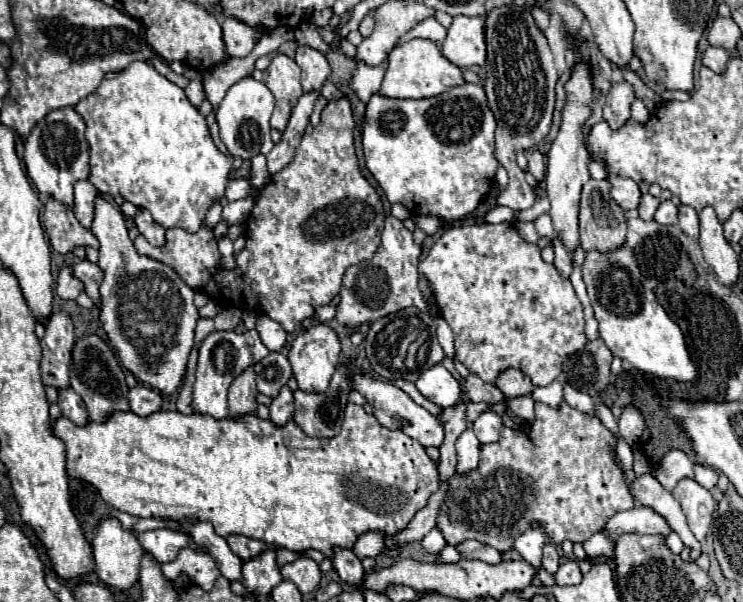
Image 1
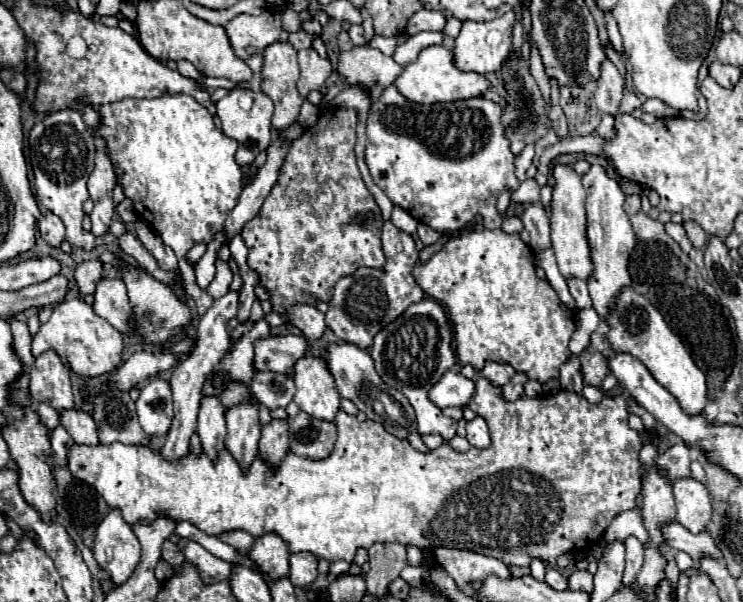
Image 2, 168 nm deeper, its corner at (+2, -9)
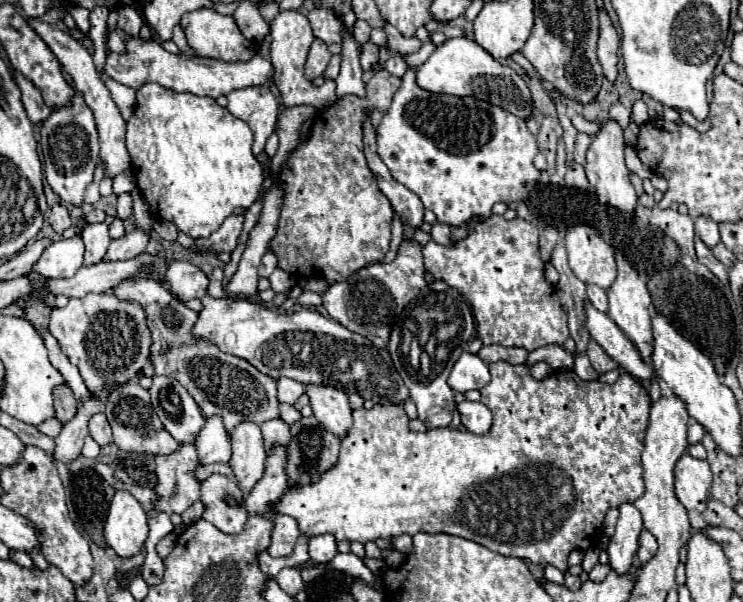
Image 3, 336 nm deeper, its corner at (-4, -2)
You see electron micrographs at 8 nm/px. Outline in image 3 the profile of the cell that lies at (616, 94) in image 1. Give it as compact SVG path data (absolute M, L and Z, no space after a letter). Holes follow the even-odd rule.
M605 11L599 13L599 21L601 21L601 31L599 31L599 47L597 47L597 55L599 55L599 63L603 67L603 75L607 81L617 81L617 63L619 63L619 45L621 39L615 31L615 27L611 25L611 19Z

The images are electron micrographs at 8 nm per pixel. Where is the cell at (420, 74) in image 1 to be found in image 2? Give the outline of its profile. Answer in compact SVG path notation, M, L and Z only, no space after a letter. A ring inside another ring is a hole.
M429 46L425 48L417 62L405 66L403 74L395 80L397 90L411 102L419 104L435 104L435 102L455 102L455 100L467 100L467 98L479 98L489 88L491 82L477 72L463 72L453 62L453 50L441 46Z

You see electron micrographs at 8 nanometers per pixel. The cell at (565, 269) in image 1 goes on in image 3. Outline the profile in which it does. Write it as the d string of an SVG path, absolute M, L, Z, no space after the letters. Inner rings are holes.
M587 285L587 299L591 301L591 305L593 305L597 311L601 311L601 313L607 311L607 295L605 295L605 291L603 291L601 287Z

